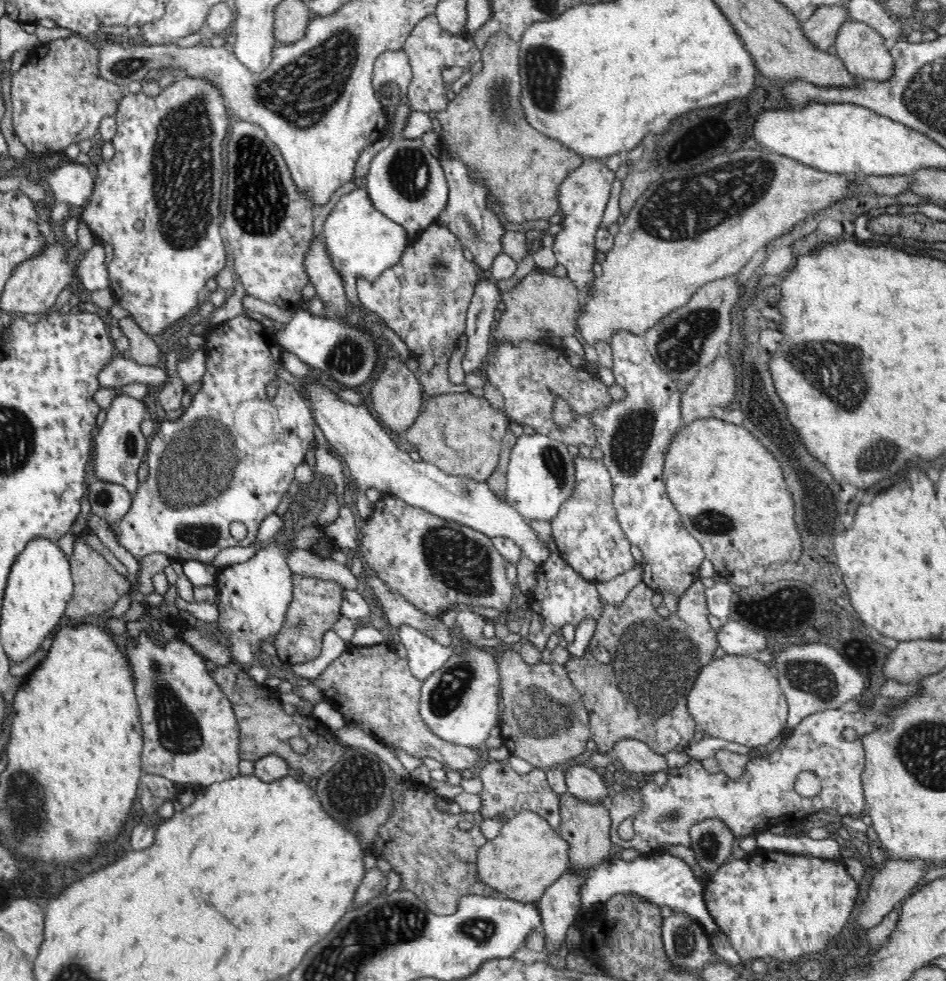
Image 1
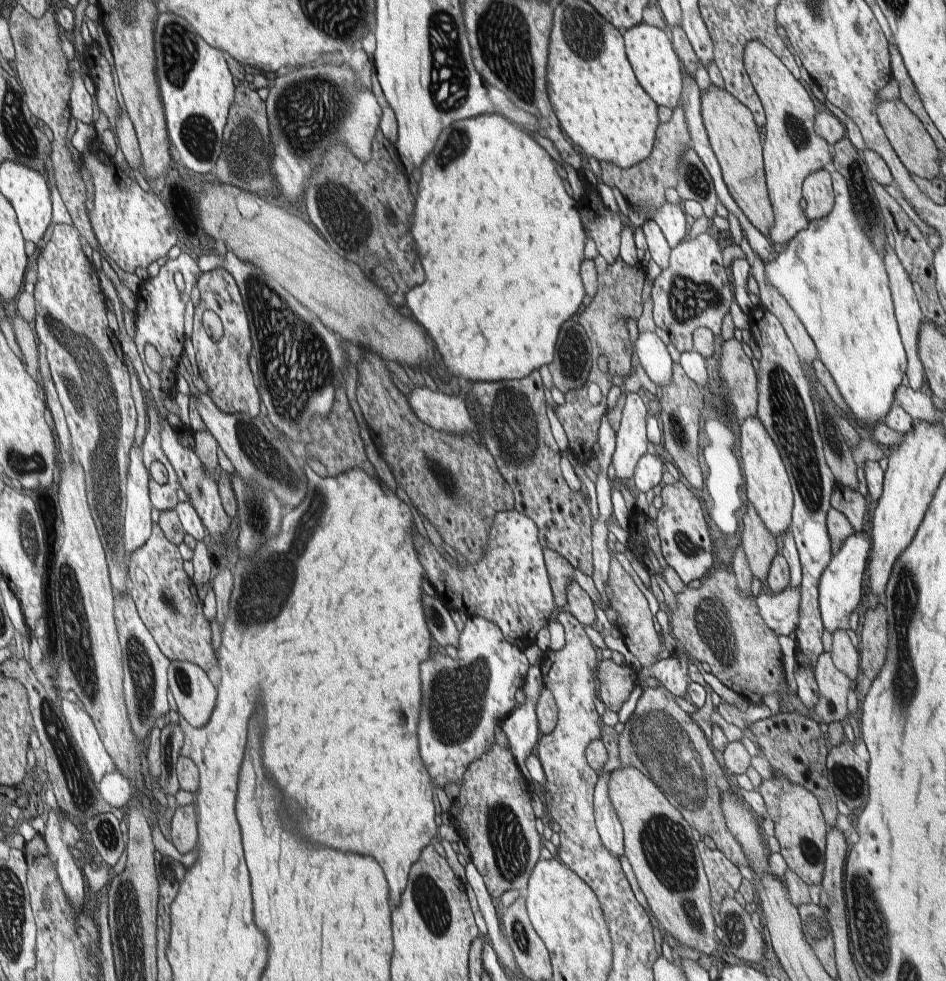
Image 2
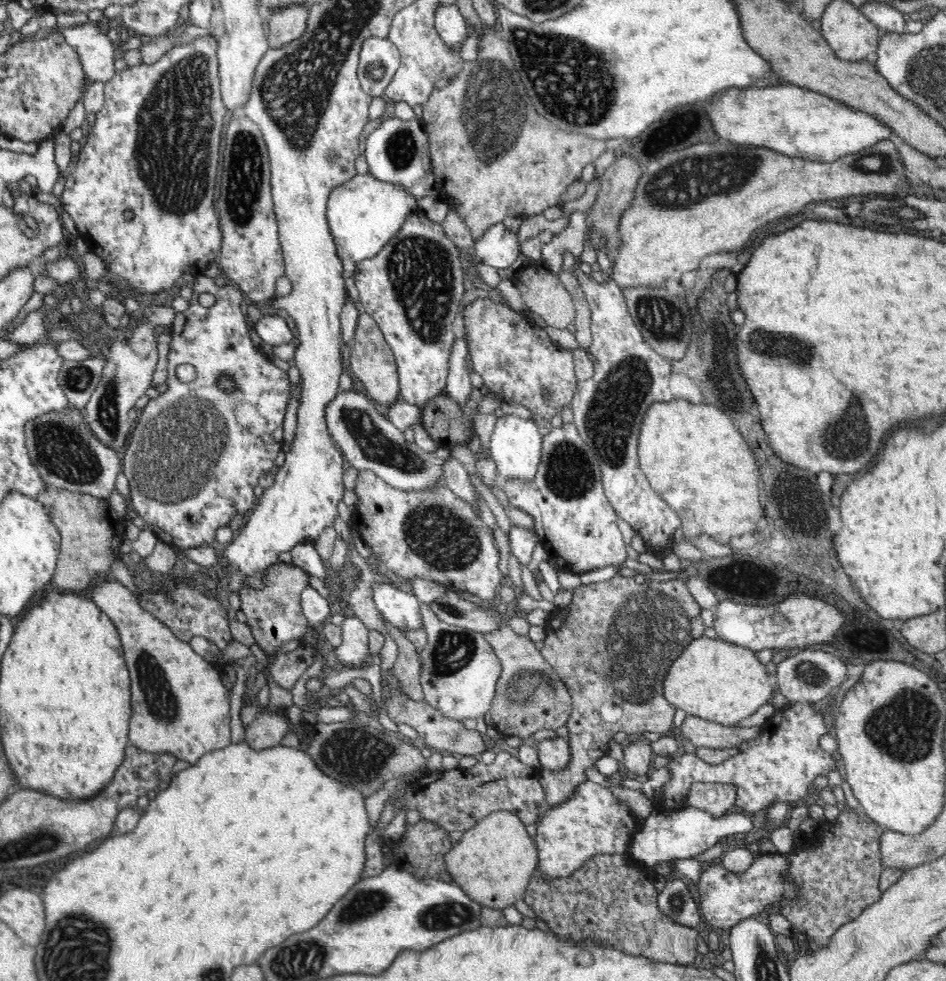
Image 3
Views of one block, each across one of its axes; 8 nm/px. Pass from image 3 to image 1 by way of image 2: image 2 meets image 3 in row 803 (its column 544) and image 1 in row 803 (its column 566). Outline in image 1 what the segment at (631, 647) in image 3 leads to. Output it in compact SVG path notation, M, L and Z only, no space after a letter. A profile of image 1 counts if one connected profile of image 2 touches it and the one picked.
M560 794L560 828L558 836L570 844L570 860L574 870L596 870L604 860L614 856L612 844L612 816L610 804L590 806L582 800L576 800L574 794Z

